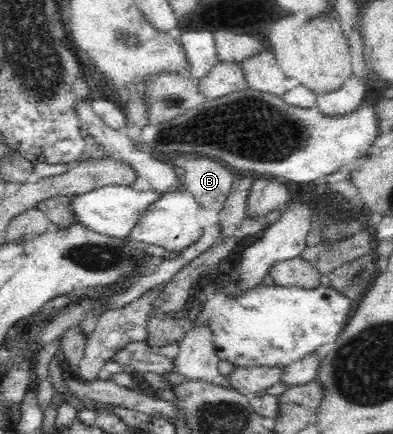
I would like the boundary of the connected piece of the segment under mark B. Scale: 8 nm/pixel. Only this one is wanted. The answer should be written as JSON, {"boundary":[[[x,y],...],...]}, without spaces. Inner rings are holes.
{"boundary":[[[187,155],[184,161],[184,185],[194,196],[201,208],[220,211],[228,199],[228,194],[234,187],[233,183],[239,178],[232,168],[218,159],[202,155]]]}

